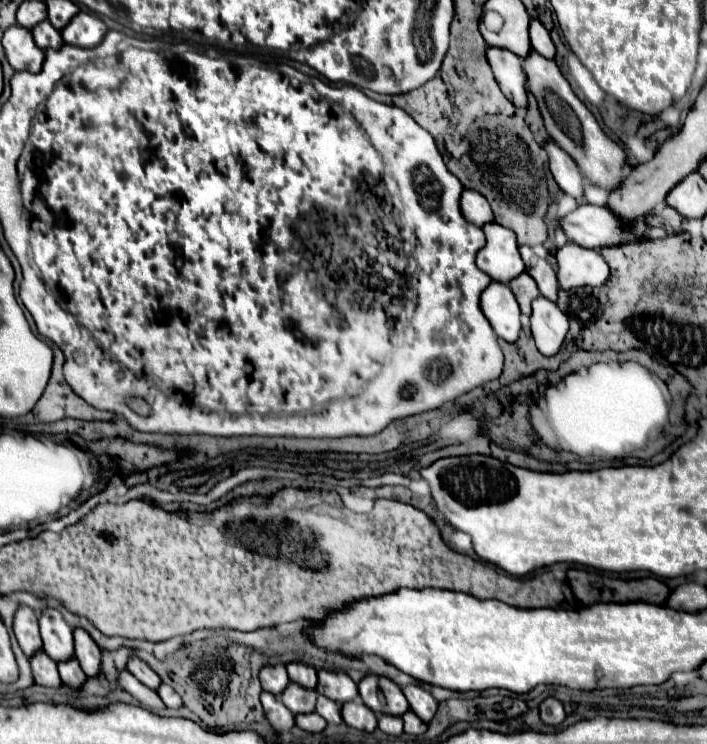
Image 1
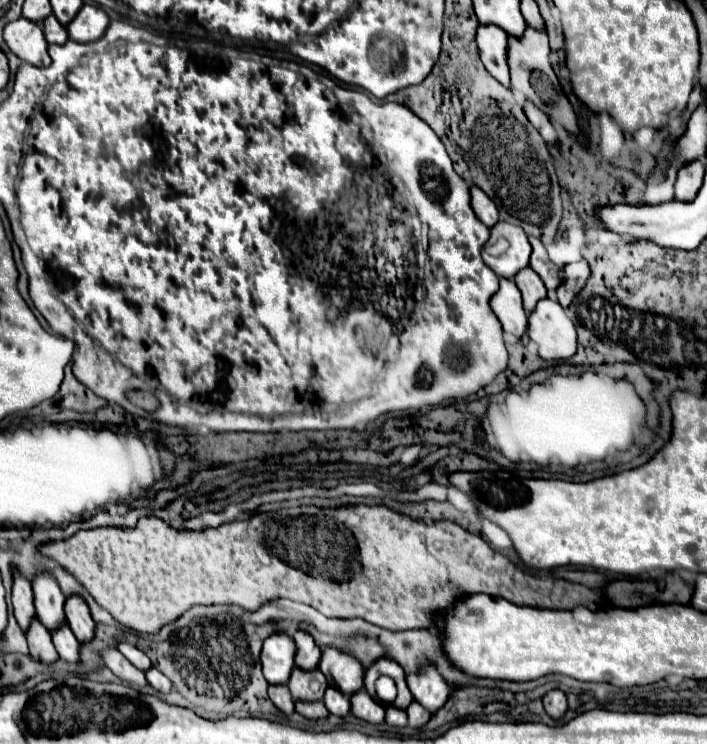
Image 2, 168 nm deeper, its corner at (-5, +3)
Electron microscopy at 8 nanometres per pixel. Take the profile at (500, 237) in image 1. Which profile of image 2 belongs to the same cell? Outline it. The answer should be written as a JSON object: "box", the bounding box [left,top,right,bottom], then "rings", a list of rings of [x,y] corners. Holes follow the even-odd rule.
{"box":[482,221,530,279],"rings":[[[500,221],[492,227],[492,235],[482,249],[482,259],[498,277],[512,279],[518,273],[514,267],[528,267],[530,251],[526,233],[518,225]]]}

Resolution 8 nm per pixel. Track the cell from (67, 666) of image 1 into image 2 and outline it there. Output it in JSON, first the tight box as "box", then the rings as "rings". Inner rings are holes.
{"box":[52,625,80,663],"rings":[[[64,625],[60,631],[56,629],[56,633],[52,633],[52,641],[54,641],[54,647],[56,647],[60,659],[64,659],[68,663],[80,661],[80,643],[74,637],[74,633],[68,629],[68,625]]]}

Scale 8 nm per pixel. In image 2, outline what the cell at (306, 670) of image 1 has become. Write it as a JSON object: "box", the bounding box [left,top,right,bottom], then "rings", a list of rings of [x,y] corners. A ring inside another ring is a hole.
{"box":[294,631,322,671],"rings":[[[298,631],[298,633],[294,635],[294,643],[296,643],[296,655],[294,655],[296,667],[300,667],[300,669],[304,669],[304,671],[316,669],[318,663],[320,663],[322,651],[320,651],[320,647],[314,643],[314,639],[312,639],[308,633]]]}

